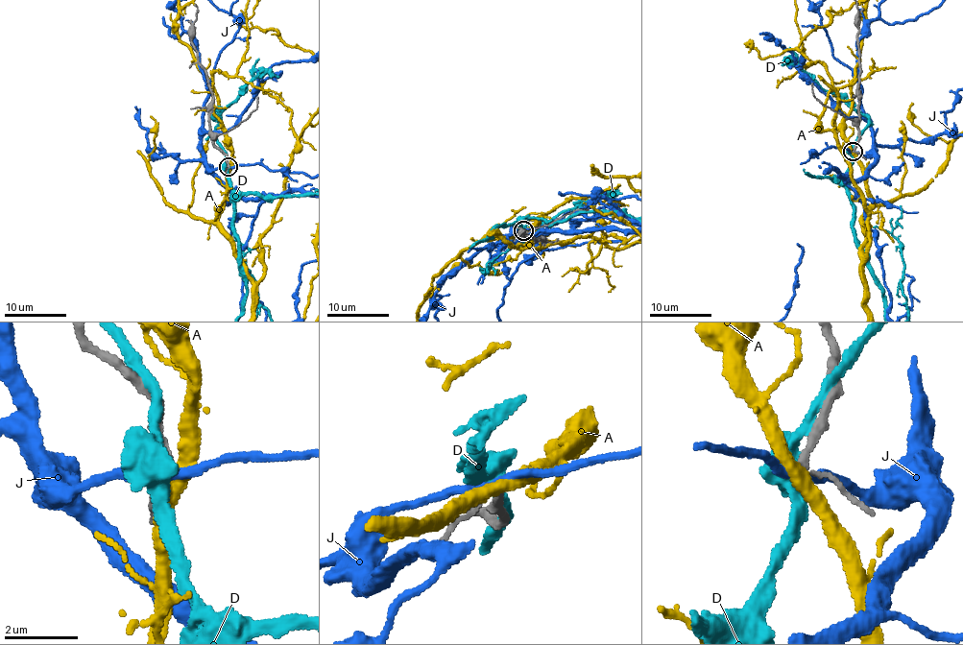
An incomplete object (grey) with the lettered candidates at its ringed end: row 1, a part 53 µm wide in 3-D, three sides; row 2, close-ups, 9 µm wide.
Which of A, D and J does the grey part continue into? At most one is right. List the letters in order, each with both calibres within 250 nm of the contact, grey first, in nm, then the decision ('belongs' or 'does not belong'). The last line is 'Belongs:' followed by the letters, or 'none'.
A: calibres 160 and 400 nm; does not belong
D: calibres 150 and 480 nm; does not belong
J: calibres 150 and 200 nm; does not belong
Belongs: none

